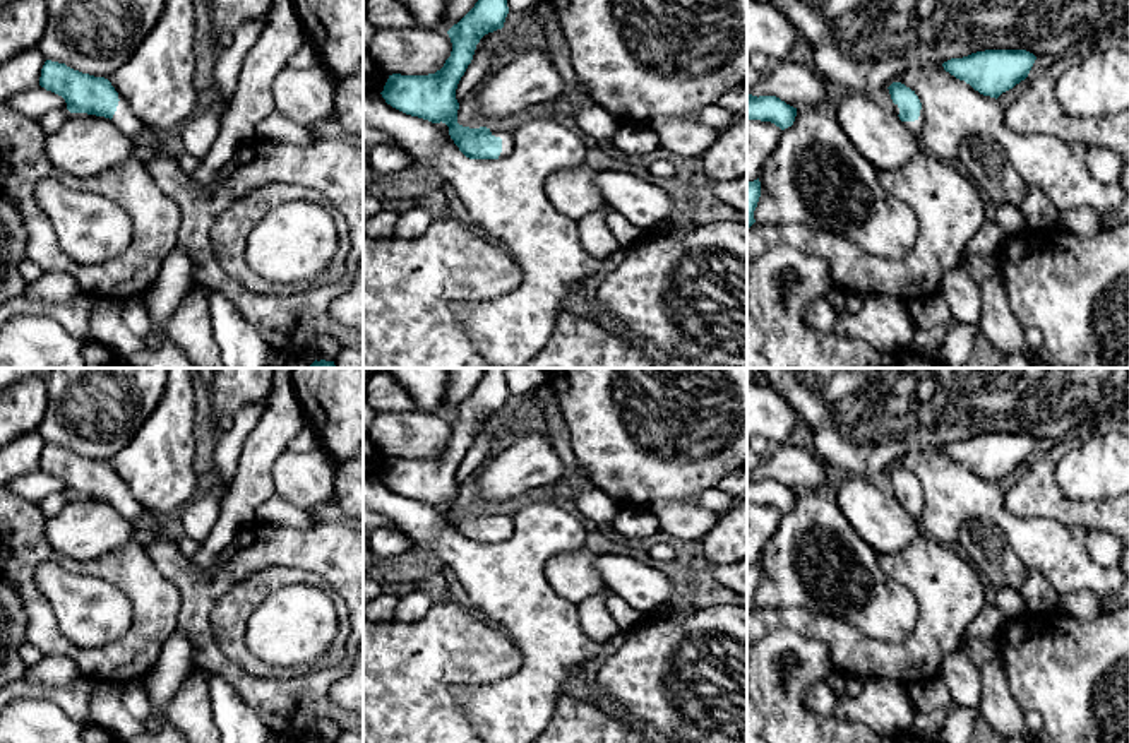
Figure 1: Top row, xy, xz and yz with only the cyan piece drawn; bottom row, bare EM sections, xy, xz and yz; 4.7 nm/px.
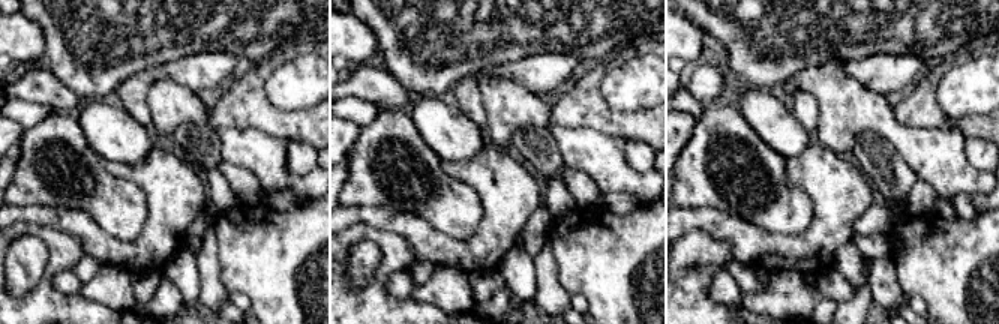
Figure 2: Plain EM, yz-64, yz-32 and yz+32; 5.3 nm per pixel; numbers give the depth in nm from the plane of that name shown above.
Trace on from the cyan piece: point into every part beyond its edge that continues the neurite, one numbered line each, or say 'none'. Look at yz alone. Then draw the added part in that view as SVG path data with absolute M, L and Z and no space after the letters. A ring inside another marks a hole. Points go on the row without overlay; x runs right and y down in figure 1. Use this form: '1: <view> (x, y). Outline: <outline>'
1: yz (915, 511). Outline: M920 493L920 500L915 505L903 505L903 507L920 524L923 515L923 493Z

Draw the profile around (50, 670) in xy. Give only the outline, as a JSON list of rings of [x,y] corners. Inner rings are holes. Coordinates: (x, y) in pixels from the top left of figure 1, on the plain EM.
[[[43,656],[36,664],[27,664],[26,683],[36,687],[57,687],[82,678],[72,659],[63,656]]]

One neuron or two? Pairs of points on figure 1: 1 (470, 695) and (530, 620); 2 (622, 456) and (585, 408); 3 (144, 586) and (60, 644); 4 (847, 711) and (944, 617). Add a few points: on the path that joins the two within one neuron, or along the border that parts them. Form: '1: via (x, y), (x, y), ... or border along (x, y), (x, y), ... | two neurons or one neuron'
1: via (497, 695), (504, 695), (530, 670), (530, 647) | one neuron
2: via (621, 444), (597, 420) | one neuron
3: via (144, 617), (144, 627), (115, 656), (91, 656) | one neuron
4: border along (866, 678), (895, 678), (905, 685) | two neurons

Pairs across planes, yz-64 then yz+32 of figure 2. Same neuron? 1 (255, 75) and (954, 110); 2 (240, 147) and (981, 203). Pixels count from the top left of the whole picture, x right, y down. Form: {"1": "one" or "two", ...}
{"1": "two", "2": "two"}

